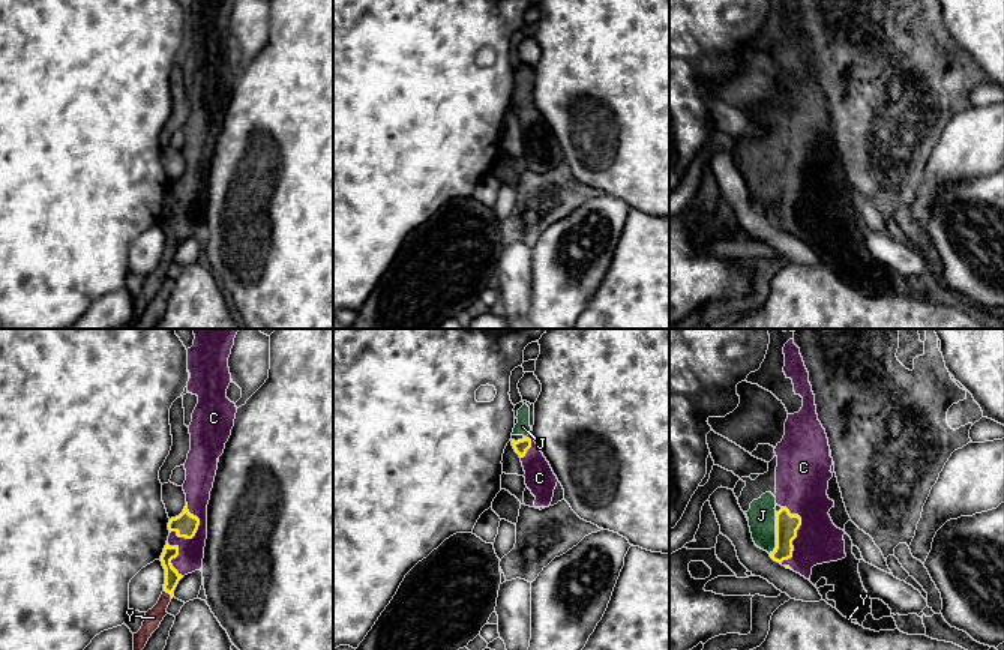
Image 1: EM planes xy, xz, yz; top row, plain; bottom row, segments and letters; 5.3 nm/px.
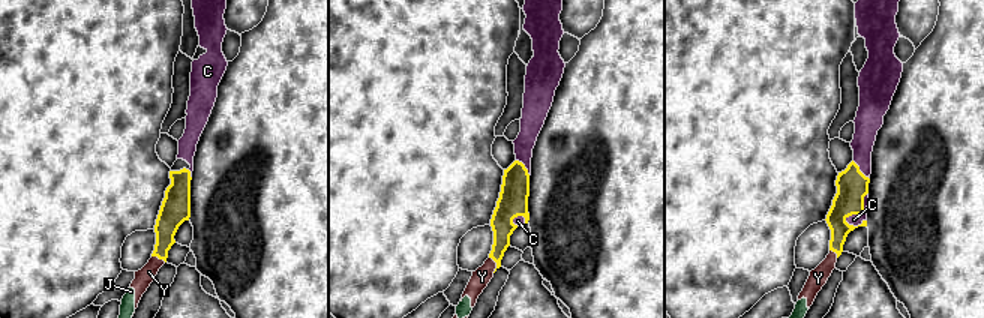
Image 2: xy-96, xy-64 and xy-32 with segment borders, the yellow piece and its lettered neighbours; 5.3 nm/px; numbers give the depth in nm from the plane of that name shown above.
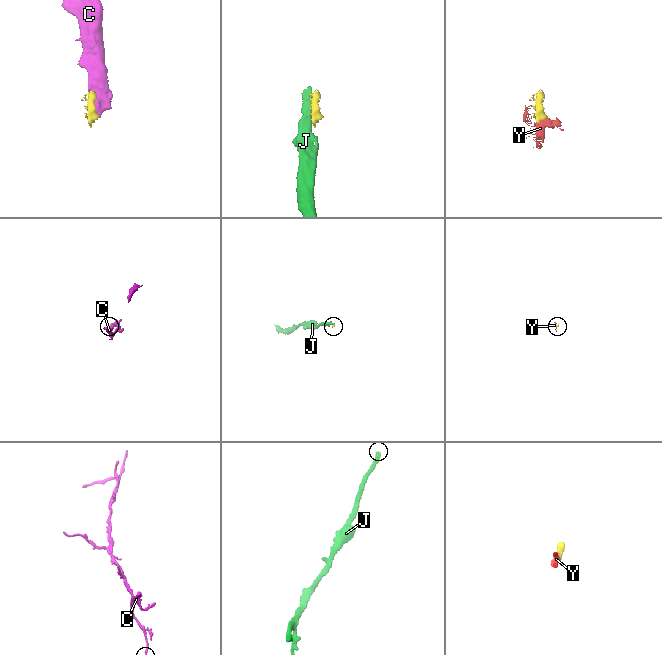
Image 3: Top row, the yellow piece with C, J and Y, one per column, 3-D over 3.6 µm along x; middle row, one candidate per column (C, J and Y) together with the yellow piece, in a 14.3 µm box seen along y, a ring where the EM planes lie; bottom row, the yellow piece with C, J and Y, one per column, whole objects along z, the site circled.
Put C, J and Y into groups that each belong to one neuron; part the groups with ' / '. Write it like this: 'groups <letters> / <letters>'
groups C J Y

